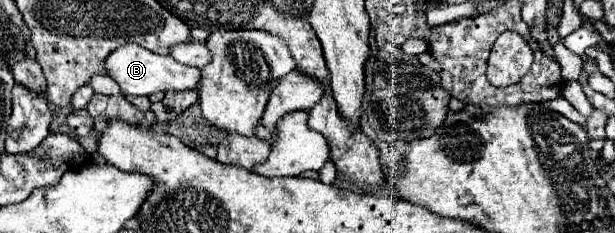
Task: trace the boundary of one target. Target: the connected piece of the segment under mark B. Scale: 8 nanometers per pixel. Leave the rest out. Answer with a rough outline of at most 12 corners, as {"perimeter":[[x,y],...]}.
{"perimeter":[[125,43],[105,61],[125,95],[199,87],[201,71]]}

